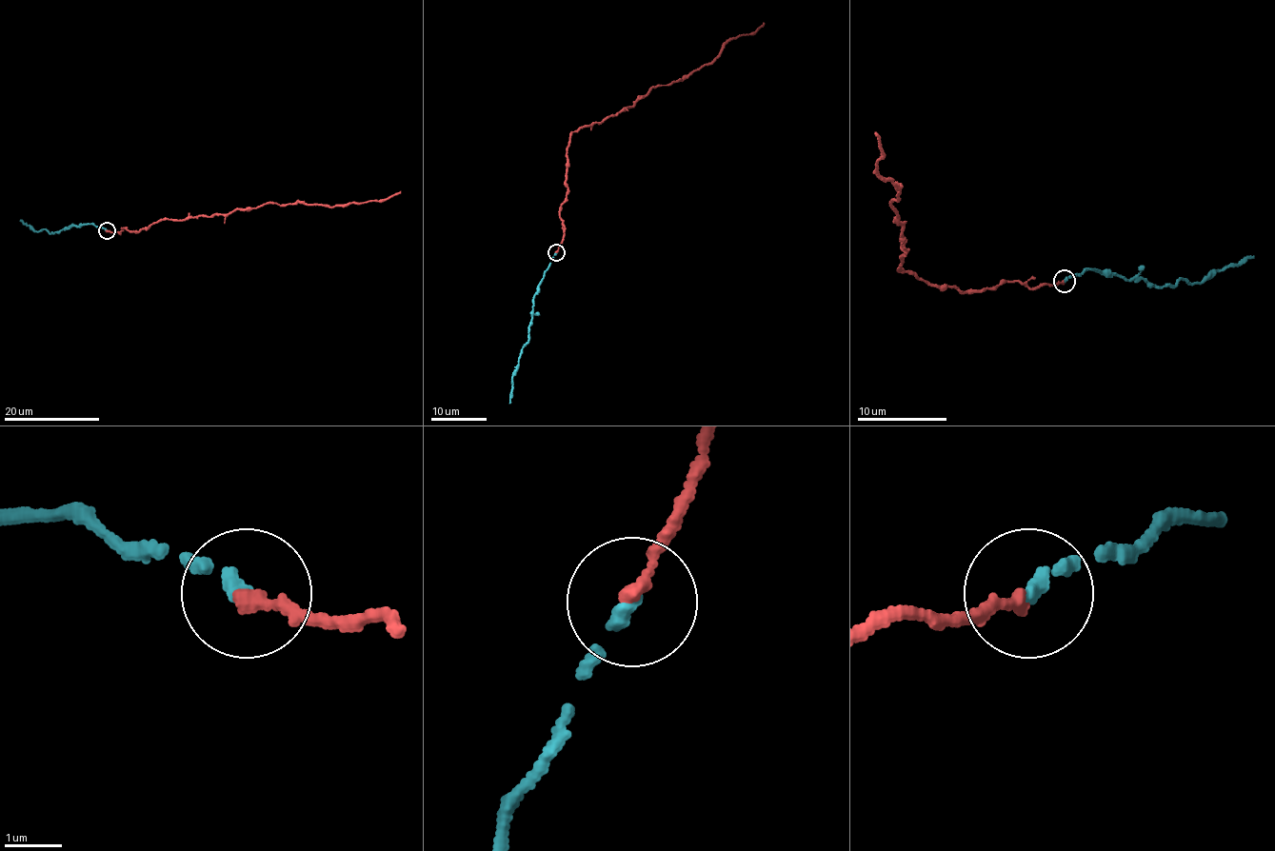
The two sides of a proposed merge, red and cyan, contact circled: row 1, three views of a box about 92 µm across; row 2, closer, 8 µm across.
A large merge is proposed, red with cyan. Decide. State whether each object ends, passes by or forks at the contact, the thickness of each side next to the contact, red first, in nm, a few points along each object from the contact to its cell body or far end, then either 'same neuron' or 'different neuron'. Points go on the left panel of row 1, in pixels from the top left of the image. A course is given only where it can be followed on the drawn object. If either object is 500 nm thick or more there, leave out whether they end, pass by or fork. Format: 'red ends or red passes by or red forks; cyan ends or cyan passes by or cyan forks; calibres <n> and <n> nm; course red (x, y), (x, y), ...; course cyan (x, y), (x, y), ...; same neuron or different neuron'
red ends; cyan ends; calibres 240 and 240 nm; course red (107, 229), (137, 232), (162, 219), (224, 214), (268, 203), (330, 207), (382, 201), (401, 191); course cyan (107, 229), (90, 223), (49, 234), (44, 228), (33, 231), (20, 220); same neuron

